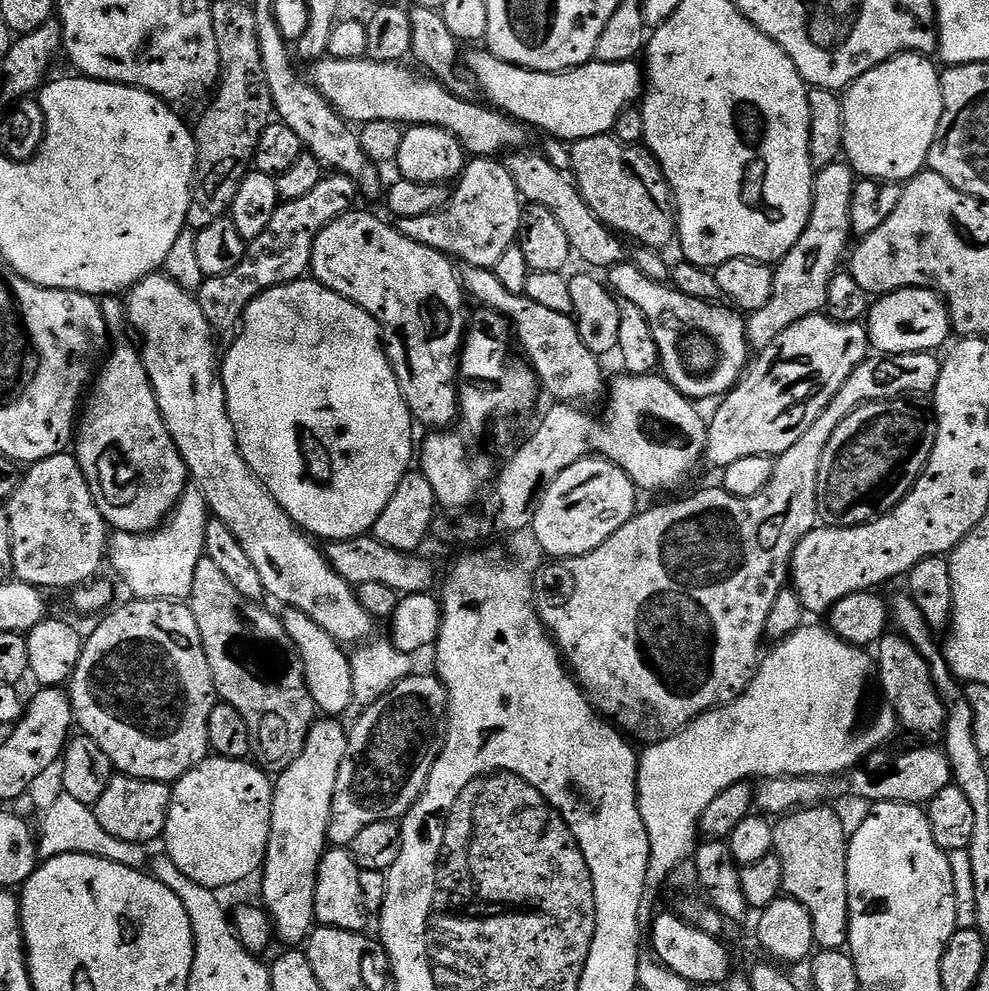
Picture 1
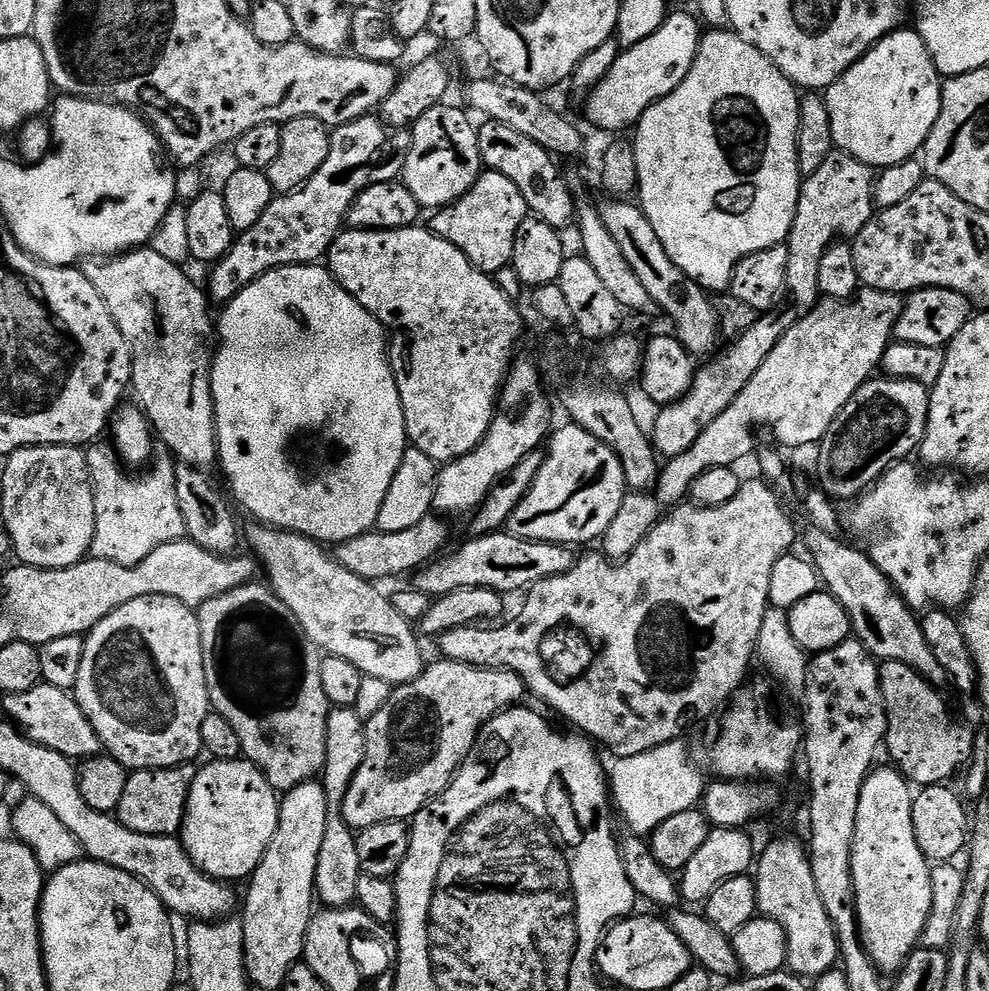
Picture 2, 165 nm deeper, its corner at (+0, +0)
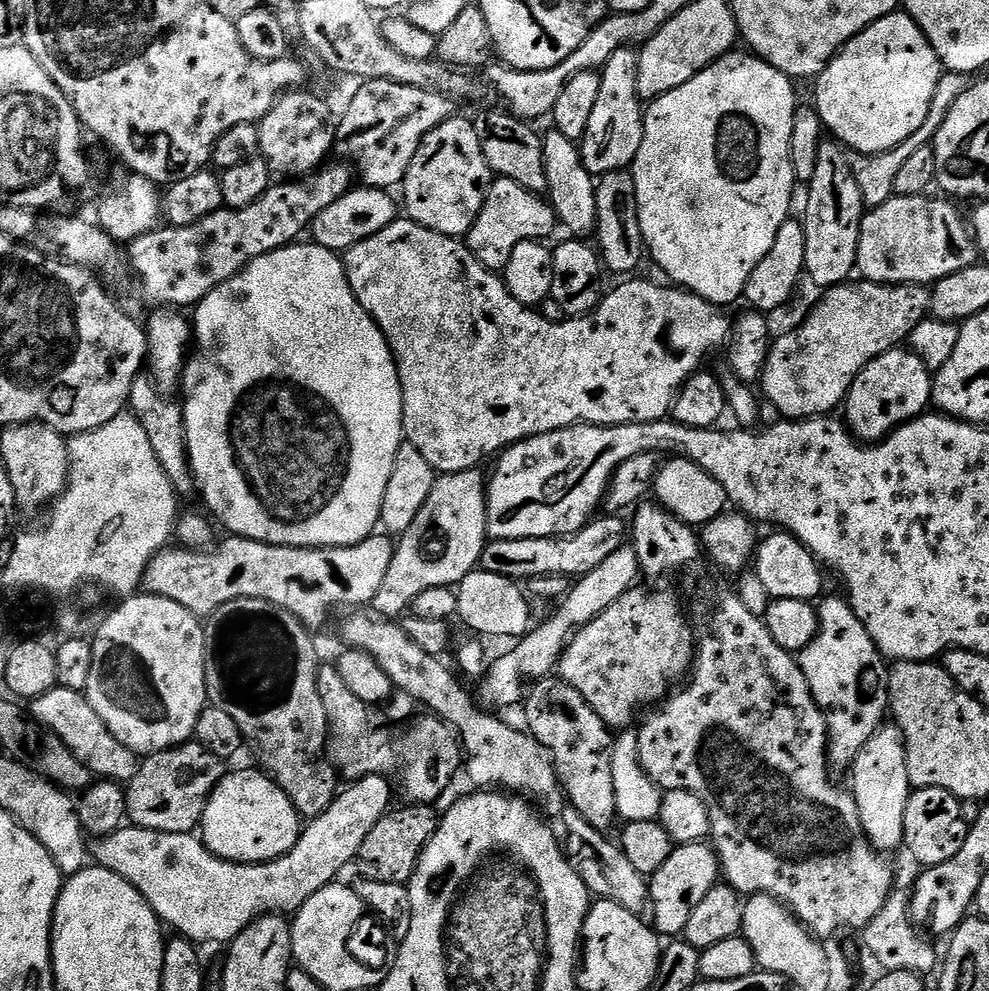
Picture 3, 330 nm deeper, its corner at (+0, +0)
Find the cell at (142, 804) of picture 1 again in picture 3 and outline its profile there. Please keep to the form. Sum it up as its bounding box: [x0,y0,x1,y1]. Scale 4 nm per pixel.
[127,742,226,833]

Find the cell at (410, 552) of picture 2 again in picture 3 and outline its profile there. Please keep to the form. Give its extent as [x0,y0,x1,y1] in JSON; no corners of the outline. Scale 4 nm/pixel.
[142,534,394,630]

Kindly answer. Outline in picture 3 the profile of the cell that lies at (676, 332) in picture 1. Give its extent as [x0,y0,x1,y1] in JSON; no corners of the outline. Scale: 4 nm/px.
[542,130,596,238]

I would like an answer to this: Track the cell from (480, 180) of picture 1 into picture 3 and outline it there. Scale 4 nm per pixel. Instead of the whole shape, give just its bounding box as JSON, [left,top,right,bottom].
[466,176,558,273]

